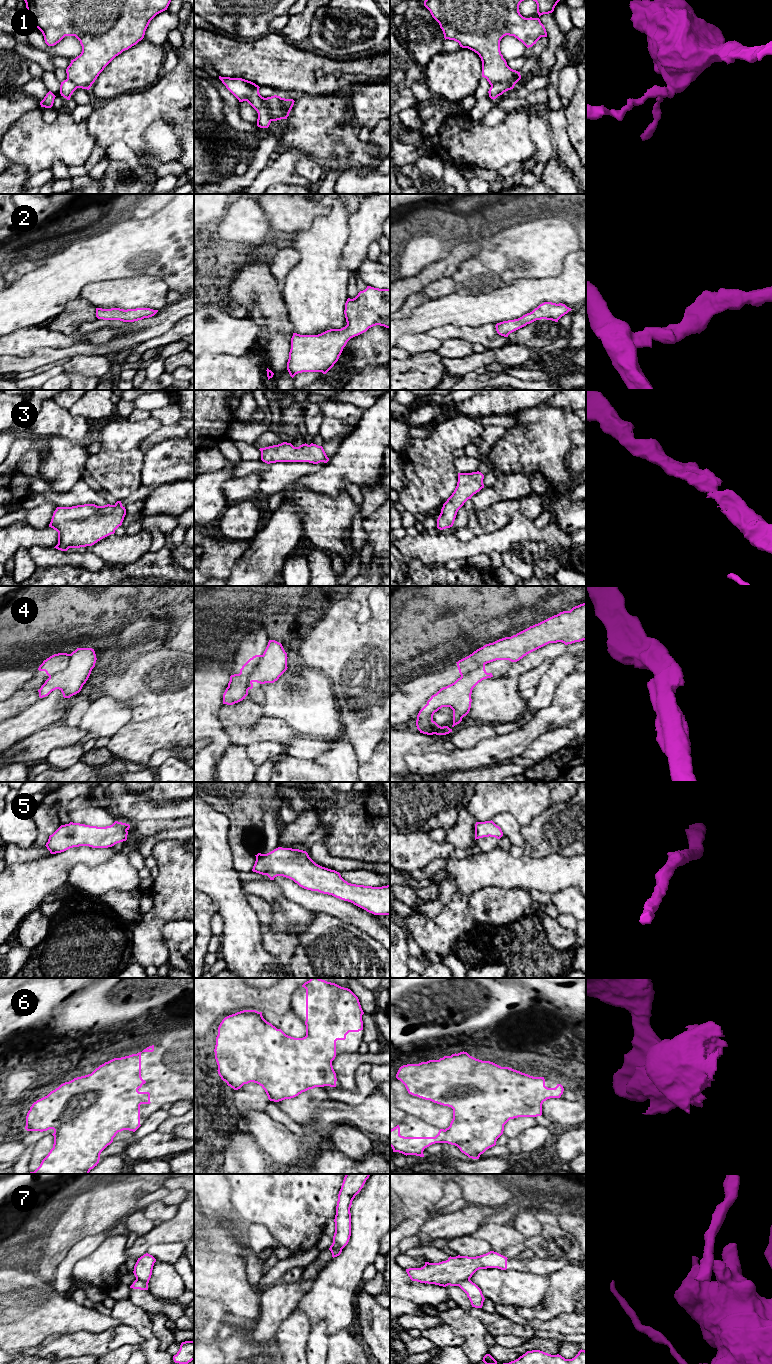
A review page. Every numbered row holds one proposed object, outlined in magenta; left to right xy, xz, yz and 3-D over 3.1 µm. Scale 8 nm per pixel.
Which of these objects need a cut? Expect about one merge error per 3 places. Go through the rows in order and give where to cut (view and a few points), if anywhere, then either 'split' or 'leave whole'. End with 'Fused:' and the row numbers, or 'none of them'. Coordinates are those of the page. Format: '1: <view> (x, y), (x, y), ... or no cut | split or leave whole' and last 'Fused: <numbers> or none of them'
1: yz (519, 74), (508, 81), (491, 85) | split
2: no cut | leave whole
3: no cut | leave whole
4: xz (262, 655), (258, 665), (249, 675), (247, 689) | split
5: no cut | leave whole
6: no cut | leave whole
7: yz (469, 1278), (461, 1281), (458, 1285) | split
Fused: 1, 4, 7

